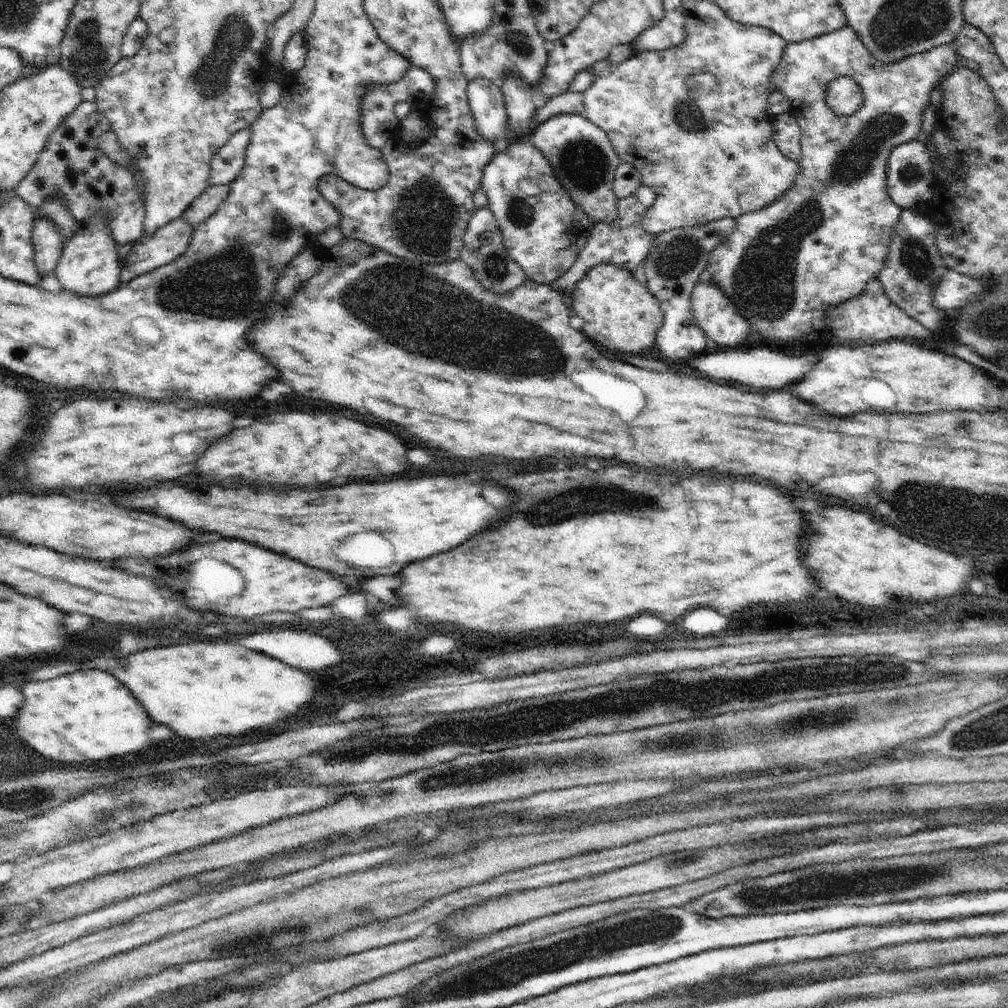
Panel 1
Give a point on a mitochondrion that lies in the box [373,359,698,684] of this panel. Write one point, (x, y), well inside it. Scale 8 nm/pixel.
(596, 496)

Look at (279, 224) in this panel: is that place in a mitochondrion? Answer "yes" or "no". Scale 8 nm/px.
yes

